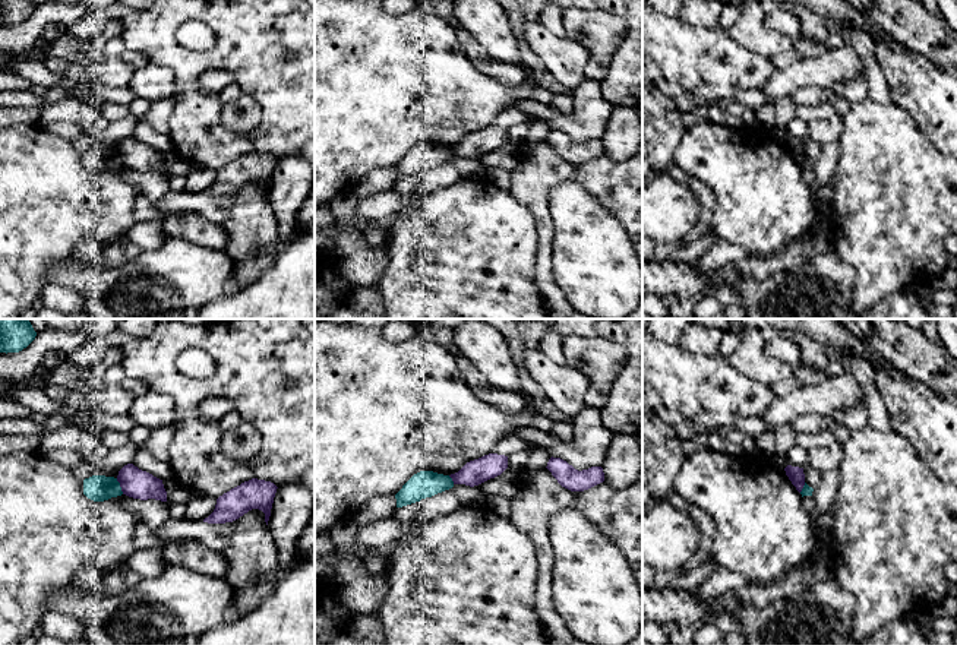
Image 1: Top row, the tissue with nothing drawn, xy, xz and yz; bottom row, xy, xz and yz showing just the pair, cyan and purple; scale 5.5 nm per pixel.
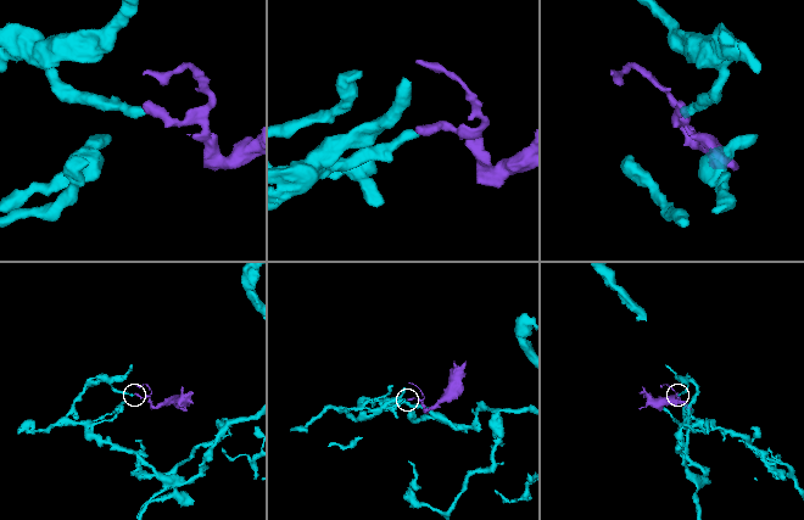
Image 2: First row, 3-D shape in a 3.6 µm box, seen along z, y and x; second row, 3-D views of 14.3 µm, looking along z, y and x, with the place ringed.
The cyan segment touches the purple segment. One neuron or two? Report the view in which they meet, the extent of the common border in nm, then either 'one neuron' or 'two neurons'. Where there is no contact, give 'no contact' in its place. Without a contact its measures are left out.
meets cyan in xy; contact 100 nm long; two neurons

